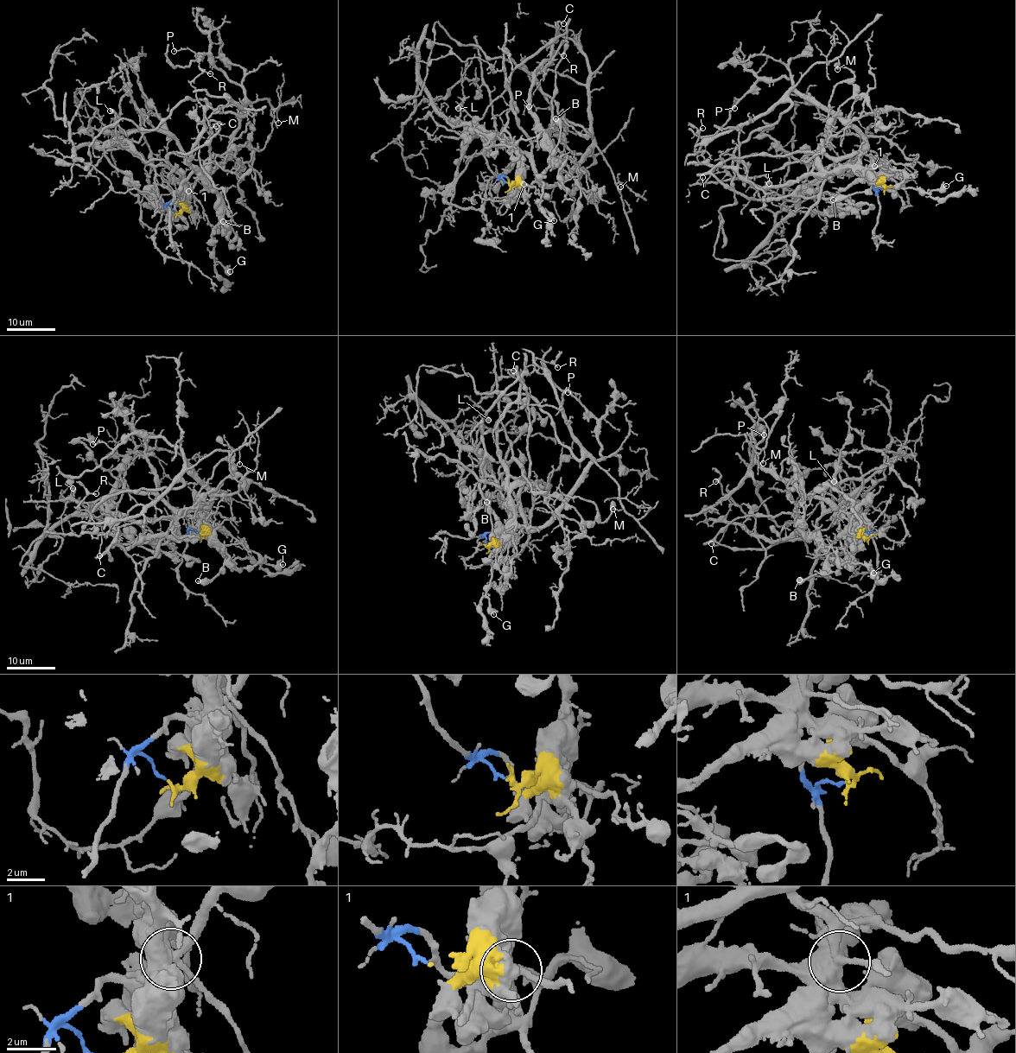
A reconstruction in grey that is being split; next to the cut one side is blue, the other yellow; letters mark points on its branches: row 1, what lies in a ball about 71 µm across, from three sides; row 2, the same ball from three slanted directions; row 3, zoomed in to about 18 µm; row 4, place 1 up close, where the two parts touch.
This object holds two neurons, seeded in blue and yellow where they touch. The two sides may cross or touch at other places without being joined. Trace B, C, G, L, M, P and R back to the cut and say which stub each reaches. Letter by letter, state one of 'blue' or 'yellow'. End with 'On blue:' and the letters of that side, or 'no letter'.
B: yellow
C: yellow
G: yellow
L: yellow
M: blue
P: blue
R: yellow
On blue: M, P

